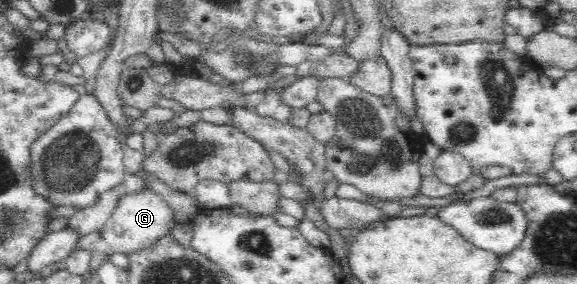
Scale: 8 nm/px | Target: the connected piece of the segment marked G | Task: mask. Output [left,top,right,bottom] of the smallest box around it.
[100,190,177,254]

